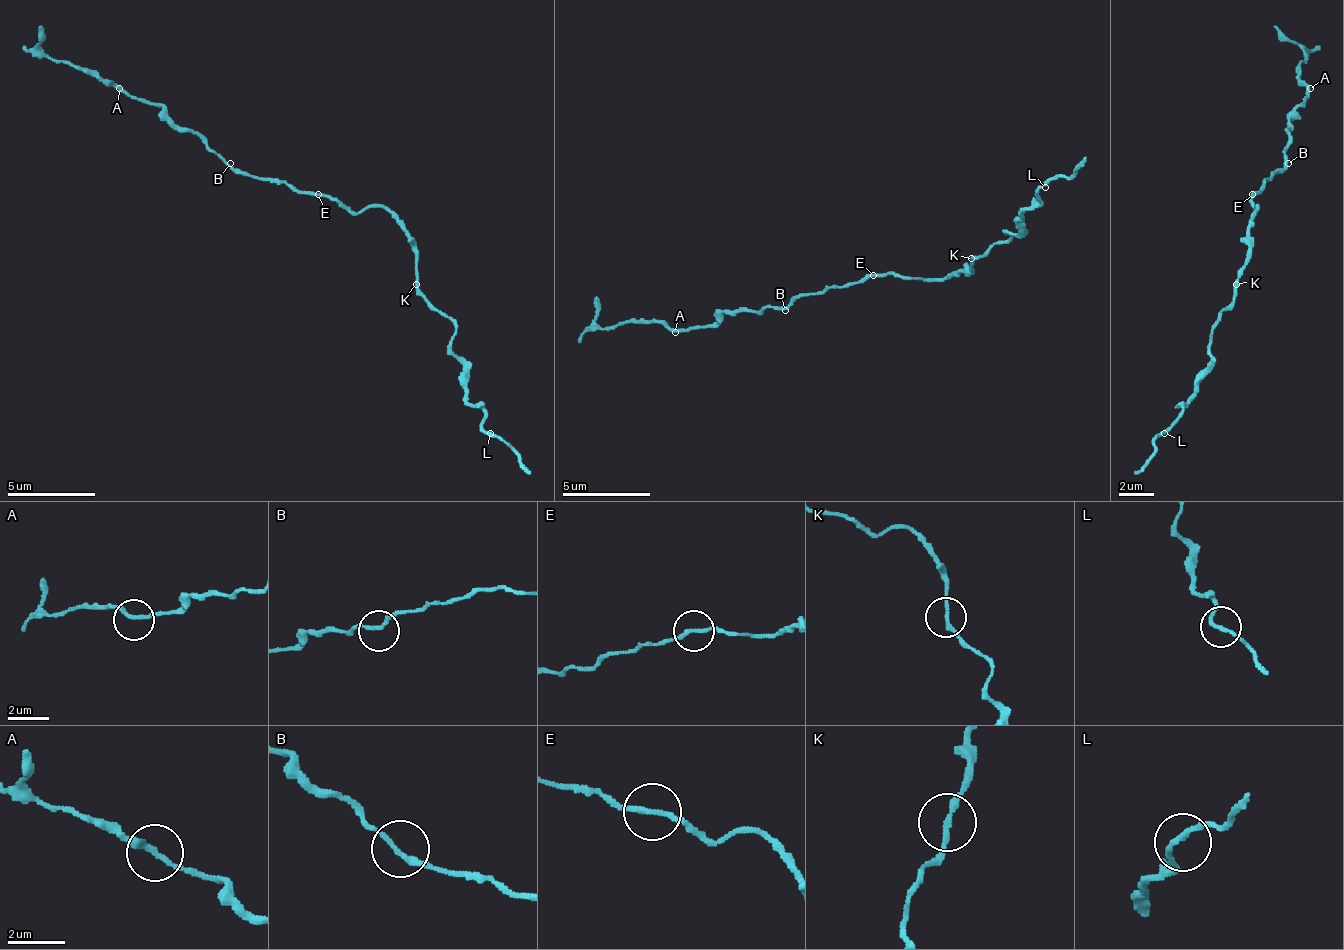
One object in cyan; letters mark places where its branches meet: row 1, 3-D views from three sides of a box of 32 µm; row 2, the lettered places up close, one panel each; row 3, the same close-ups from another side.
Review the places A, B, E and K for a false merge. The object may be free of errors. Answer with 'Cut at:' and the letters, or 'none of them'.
Cut at: none of them

